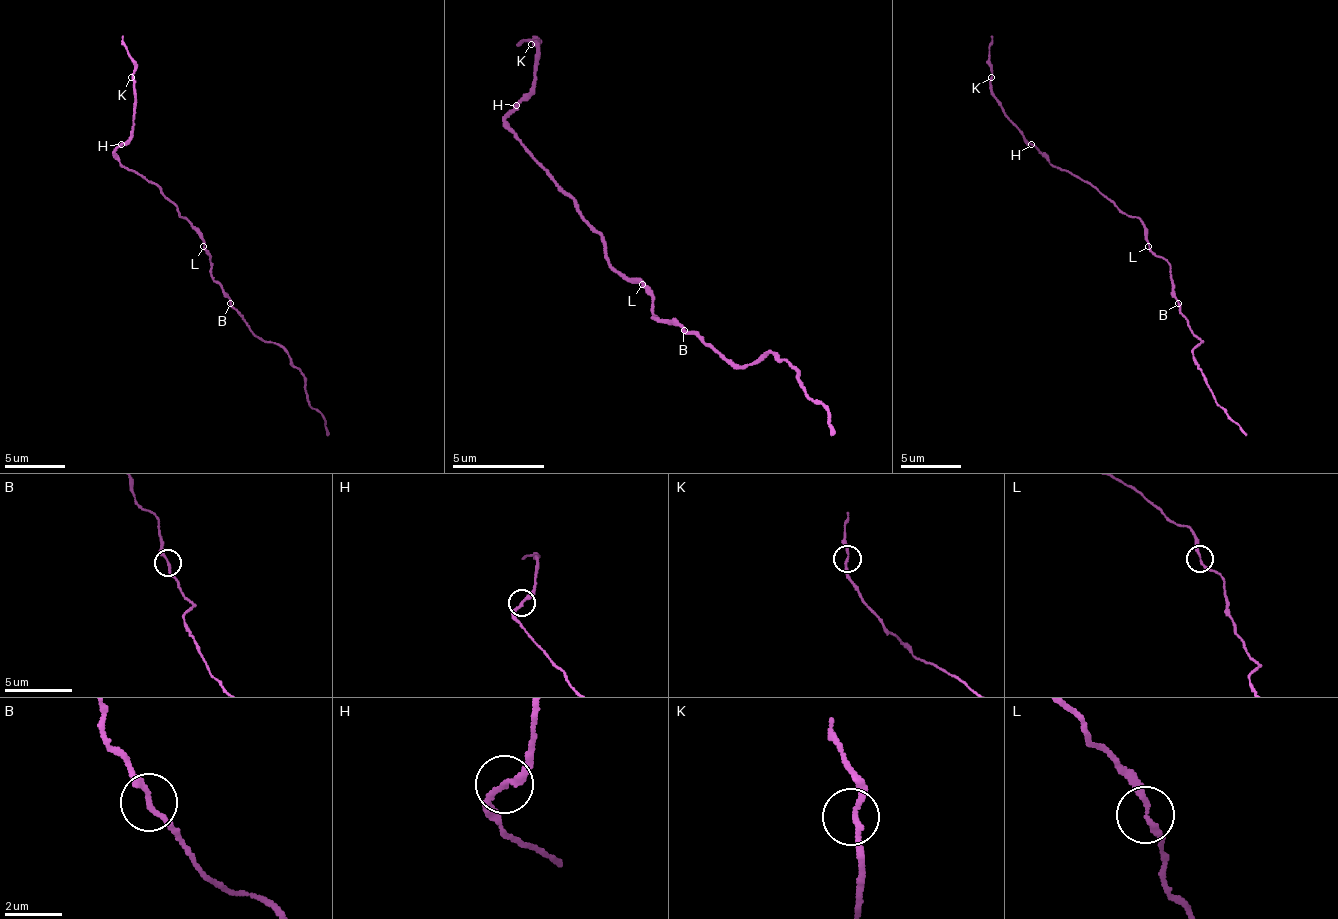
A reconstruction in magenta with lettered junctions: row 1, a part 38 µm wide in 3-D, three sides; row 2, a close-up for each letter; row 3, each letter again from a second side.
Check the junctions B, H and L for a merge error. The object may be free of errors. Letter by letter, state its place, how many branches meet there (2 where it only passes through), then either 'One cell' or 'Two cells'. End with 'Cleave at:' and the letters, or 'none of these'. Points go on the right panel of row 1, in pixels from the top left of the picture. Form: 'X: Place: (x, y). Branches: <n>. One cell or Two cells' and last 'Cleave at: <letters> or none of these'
B: Place: (1178, 303). Branches: 2. One cell
H: Place: (1031, 144). Branches: 2. One cell
L: Place: (1148, 246). Branches: 2. One cell
Cleave at: none of these

